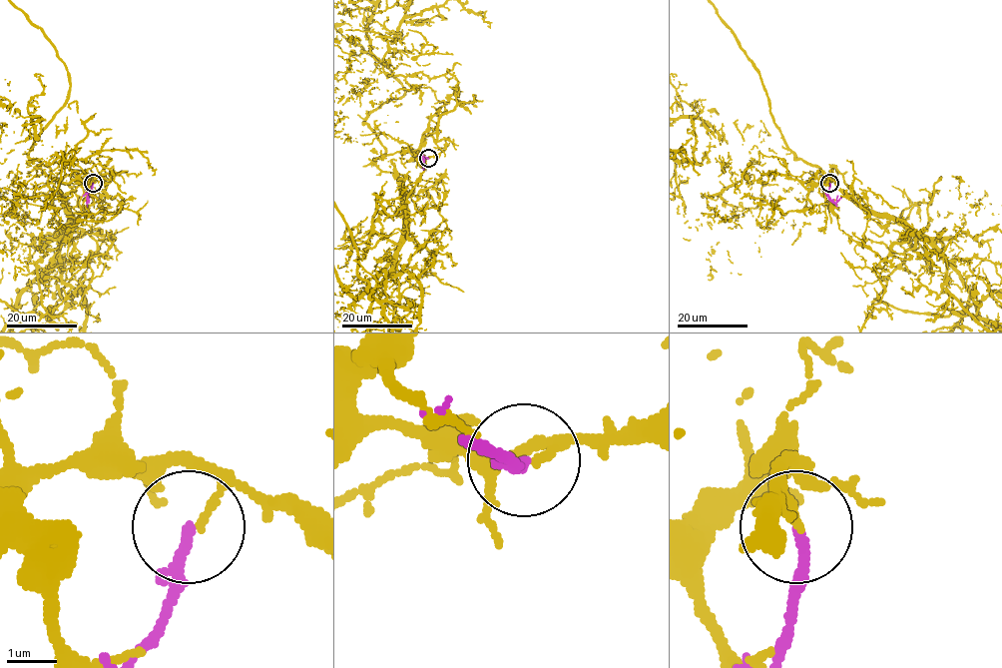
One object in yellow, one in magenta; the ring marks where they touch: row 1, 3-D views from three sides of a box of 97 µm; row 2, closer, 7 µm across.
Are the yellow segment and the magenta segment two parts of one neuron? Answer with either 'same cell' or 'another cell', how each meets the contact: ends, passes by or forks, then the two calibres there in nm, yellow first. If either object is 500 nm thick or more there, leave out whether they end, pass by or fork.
another cell | yellow ends | magenta ends | 130/200 nm

